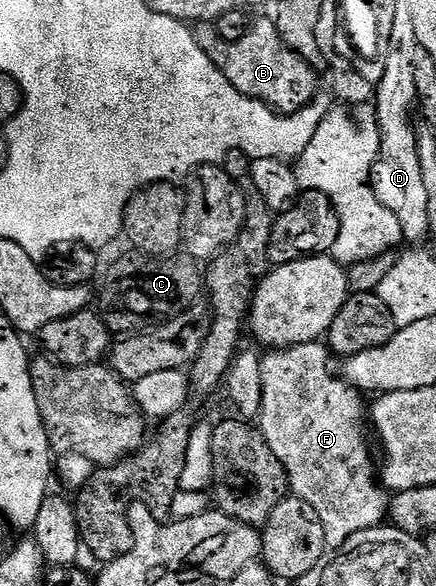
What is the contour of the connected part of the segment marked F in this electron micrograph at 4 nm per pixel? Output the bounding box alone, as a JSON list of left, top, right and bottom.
[258,341,390,551]

